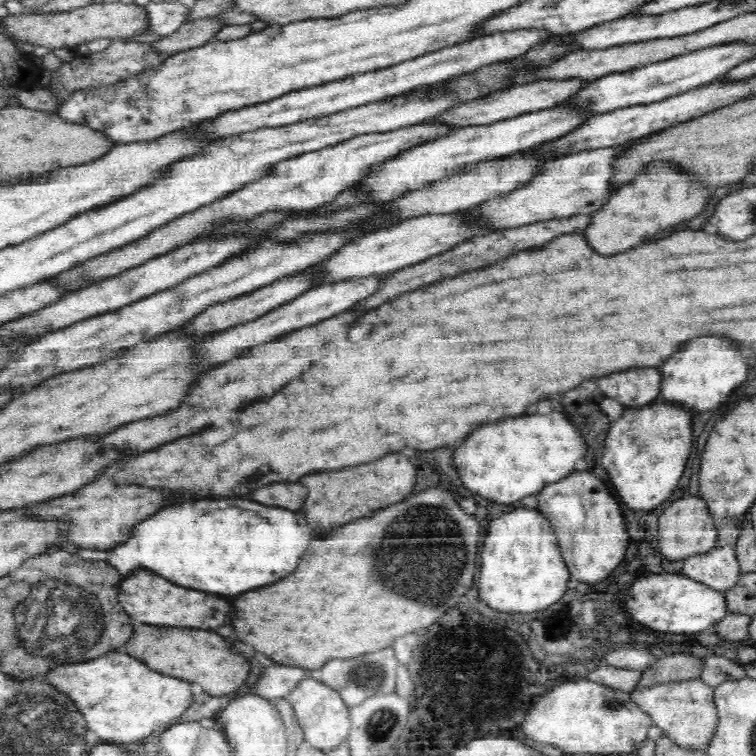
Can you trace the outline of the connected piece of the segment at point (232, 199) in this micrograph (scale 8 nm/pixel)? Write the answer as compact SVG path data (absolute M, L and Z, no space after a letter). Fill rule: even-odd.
M428 120L407 127L397 128L383 133L370 133L354 136L335 146L324 148L281 161L268 169L268 174L255 182L245 184L240 190L232 192L207 207L198 208L198 211L170 220L170 222L152 230L142 238L134 240L130 244L120 248L114 248L106 254L96 256L84 261L79 266L62 271L59 281L64 286L77 287L81 277L90 278L96 284L112 278L125 270L140 266L147 260L168 254L174 249L187 245L194 237L212 229L220 221L249 221L261 213L270 210L312 209L317 205L325 205L332 202L339 192L348 189L353 184L364 180L368 171L378 163L387 163L388 160L399 158L401 155L429 143L431 140L440 139L458 130L458 126L449 125L447 121Z

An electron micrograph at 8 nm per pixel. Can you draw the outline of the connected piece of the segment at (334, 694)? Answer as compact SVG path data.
M306 677L292 689L288 702L298 718L307 744L326 753L347 740L351 732L350 710L336 689L330 688L318 678Z

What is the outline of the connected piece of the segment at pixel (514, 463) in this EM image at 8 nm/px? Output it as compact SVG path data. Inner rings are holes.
M560 412L552 414L534 414L534 416L518 416L518 418L504 418L500 422L490 422L474 430L466 442L454 452L454 464L460 474L464 488L476 492L488 500L498 504L510 504L524 496L540 492L550 482L562 480L574 468L576 461L580 460L586 452L586 444L580 431L576 429L571 420L566 420Z

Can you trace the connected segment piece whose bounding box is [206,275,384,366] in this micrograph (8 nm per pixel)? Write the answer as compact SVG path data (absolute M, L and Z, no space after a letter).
M384 275L363 276L337 281L336 284L326 284L308 289L304 294L291 299L290 302L280 304L278 308L266 312L264 316L260 316L260 318L256 318L252 322L220 331L219 335L208 339L206 344L207 360L218 366L220 362L225 363L226 360L238 358L242 355L242 352L250 350L252 346L258 346L258 344L264 344L264 342L280 338L280 334L288 334L288 332L292 332L296 328L310 326L319 323L324 318L330 318L338 313L348 311L348 308L352 308L354 304L362 302L364 298L368 298L376 290L380 290L382 280L384 280Z

